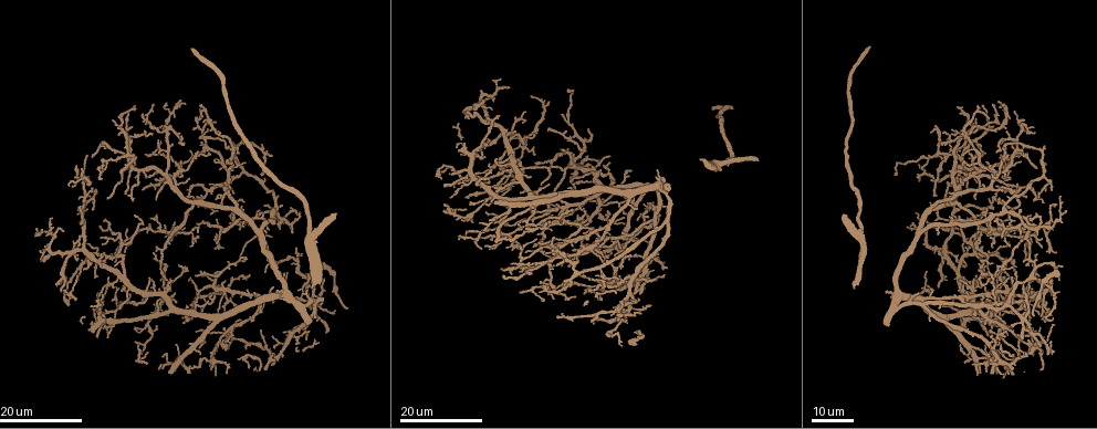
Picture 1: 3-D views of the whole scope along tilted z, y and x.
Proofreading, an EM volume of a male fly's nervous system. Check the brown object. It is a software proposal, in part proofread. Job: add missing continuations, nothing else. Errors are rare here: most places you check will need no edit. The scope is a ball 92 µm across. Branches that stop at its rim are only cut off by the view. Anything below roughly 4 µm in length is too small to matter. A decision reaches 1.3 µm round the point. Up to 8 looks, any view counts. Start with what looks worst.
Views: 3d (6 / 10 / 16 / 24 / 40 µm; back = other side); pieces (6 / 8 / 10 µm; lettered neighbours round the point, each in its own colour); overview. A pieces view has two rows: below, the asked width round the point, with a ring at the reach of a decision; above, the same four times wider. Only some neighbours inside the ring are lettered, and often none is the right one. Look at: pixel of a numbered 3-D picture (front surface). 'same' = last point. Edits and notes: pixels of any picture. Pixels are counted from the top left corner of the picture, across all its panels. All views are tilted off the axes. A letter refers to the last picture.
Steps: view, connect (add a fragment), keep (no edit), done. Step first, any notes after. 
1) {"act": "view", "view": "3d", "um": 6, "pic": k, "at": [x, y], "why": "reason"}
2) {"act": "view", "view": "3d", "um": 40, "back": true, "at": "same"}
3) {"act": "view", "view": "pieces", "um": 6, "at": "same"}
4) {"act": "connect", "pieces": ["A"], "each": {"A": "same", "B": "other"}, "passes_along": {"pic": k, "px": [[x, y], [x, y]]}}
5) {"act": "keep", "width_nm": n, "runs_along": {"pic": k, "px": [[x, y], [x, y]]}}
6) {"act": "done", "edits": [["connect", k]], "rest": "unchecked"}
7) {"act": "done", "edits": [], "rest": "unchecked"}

{"act": "view", "view": "3d", "um": 16, "pic": 1, "at": [132, 199], "why": "branch stops here"}

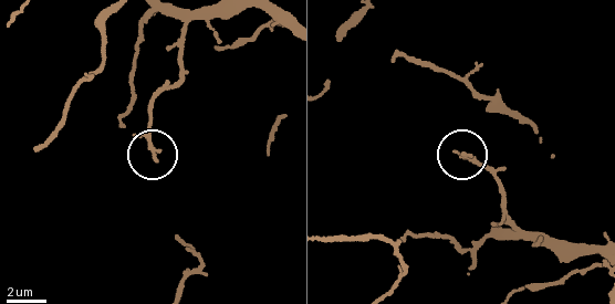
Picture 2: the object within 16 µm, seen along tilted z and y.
{"act": "view", "view": "pieces", "um": 8, "pic": 2, "at": [156, 157]}

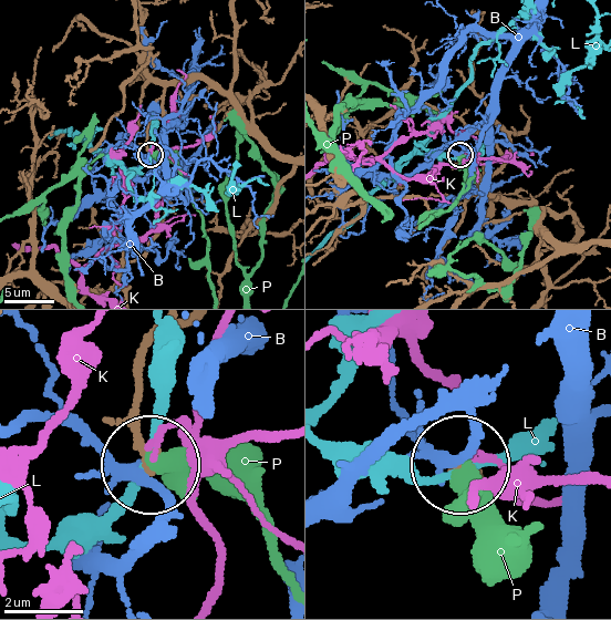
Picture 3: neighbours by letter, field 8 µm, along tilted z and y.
{"act": "keep", "width_nm": 180, "each": {"B": "other", "K": "other", "L": "other", "P": "other"}, "found": "no lettered fragment goes on from it"}

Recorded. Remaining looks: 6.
{"act": "view", "view": "3d", "um": 16, "pic": 1, "at": [94, 155], "why": "free end"}

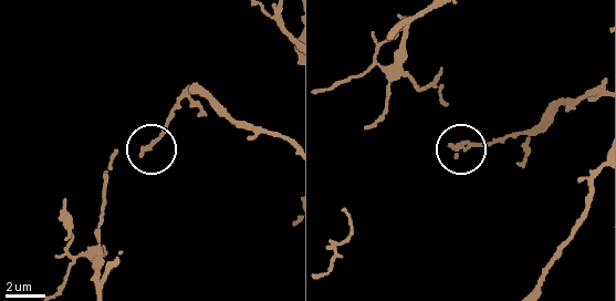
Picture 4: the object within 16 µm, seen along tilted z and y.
{"act": "view", "view": "pieces", "um": 8, "pic": 4, "at": [449, 143]}

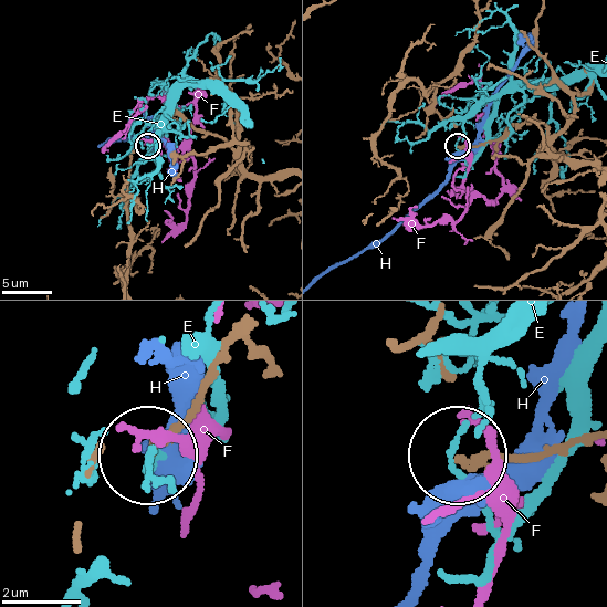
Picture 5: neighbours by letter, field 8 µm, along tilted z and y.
{"act": "keep", "each": {"E": "other", "F": "other", "H": "other"}, "runs_along": {"pic": 5, "px": [[584, 442], [563, 452], [463, 453]]}, "found": "none of them fits"}

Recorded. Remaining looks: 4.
{"act": "view", "view": "3d", "um": 24, "pic": 1, "at": [124, 194], "why": "free end"}

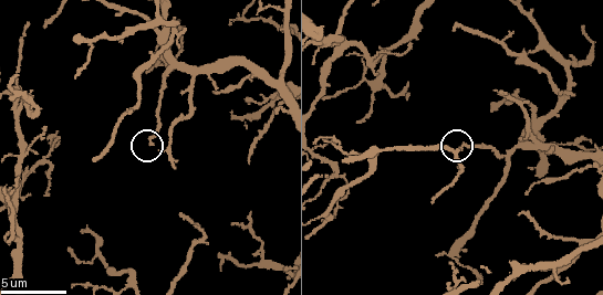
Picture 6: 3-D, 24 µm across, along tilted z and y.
{"act": "view", "view": "pieces", "um": 6, "pic": 6, "at": [150, 143], "why": "see the neighbours"}

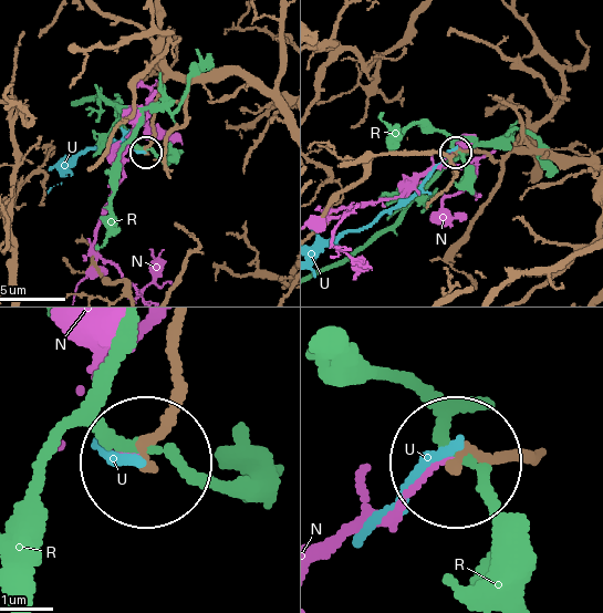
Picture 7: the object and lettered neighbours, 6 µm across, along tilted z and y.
{"act": "keep", "each": {"N": "other", "R": "other", "U": "other"}, "runs_along": {"pic": 7, "px": [[170, 334], [170, 414], [147, 461]]}, "found": "none of them fits"}

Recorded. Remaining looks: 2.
{"act": "view", "view": "3d", "um": 16, "pic": 1, "at": [100, 299], "why": "end of a long branch"}

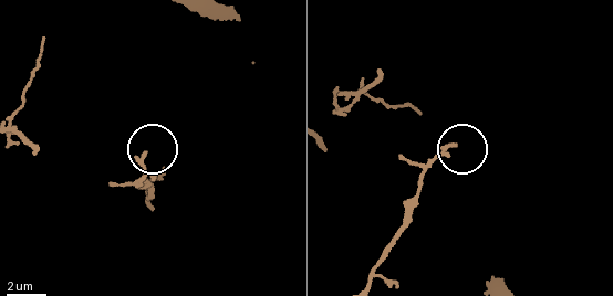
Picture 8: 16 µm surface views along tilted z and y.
{"act": "view", "view": "pieces", "um": 6, "pic": 8, "at": [455, 146]}

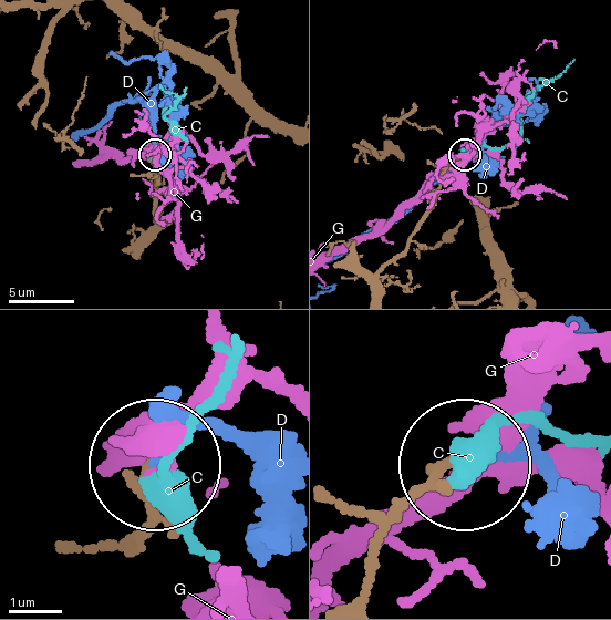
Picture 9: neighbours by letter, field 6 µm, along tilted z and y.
{"act": "keep", "width_nm": 200, "each": {"C": "other", "D": "other", "G": "other"}, "found": "none of them fits"}

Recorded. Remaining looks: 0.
{"act": "done", "edits": [], "rest": "unchecked"}

